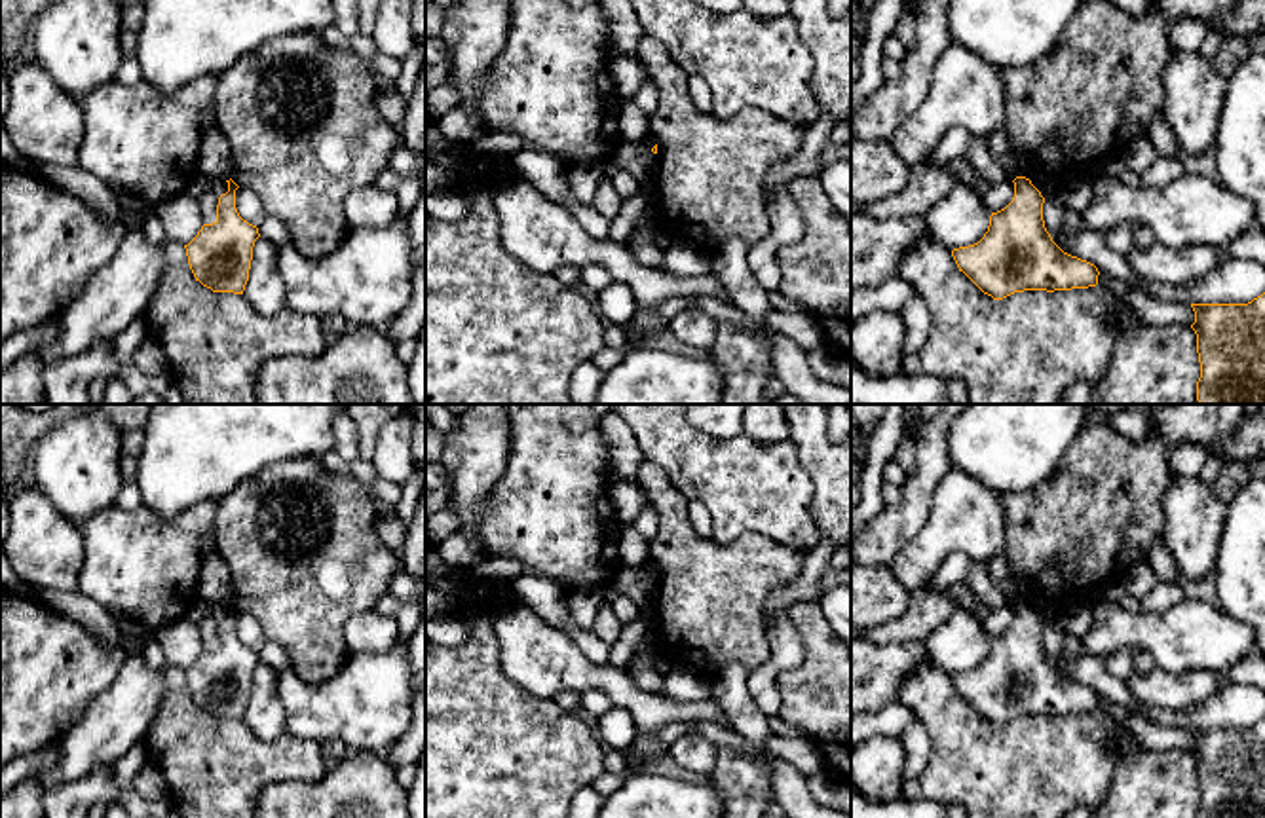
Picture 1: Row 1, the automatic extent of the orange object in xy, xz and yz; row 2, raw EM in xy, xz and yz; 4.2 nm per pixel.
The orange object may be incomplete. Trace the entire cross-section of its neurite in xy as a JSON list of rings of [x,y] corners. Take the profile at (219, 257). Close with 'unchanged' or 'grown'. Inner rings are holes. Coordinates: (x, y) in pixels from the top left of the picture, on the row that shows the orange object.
[[[232,178],[226,182],[228,192],[218,197],[217,220],[203,224],[184,249],[196,281],[213,292],[243,294],[260,233],[236,209],[239,186]]]; unchanged

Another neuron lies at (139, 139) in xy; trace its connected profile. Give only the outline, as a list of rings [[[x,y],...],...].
[[[199,76],[182,89],[165,95],[146,82],[125,85],[112,80],[80,99],[85,135],[78,167],[110,186],[158,205],[186,192],[198,175],[198,152],[203,140],[201,116],[215,108],[217,76]]]

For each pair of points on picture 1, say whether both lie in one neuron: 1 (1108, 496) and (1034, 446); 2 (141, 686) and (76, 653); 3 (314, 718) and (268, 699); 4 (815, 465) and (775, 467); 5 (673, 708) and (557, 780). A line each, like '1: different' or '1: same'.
1: different
2: different
3: different
4: different
5: different

